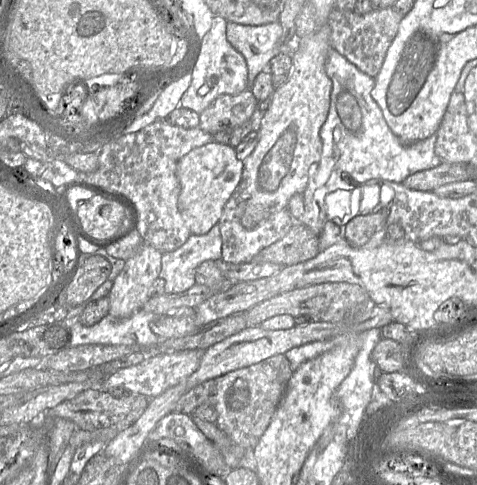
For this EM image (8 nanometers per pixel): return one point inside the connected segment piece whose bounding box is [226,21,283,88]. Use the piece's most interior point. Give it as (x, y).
(259, 44)

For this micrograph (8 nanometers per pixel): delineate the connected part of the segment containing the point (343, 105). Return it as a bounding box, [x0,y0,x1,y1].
[297,48,442,235]

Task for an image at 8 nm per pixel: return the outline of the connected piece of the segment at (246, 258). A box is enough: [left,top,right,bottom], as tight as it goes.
[218,180,296,264]

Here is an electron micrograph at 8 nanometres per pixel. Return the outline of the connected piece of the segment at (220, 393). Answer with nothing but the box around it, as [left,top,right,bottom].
[175,354,293,449]

